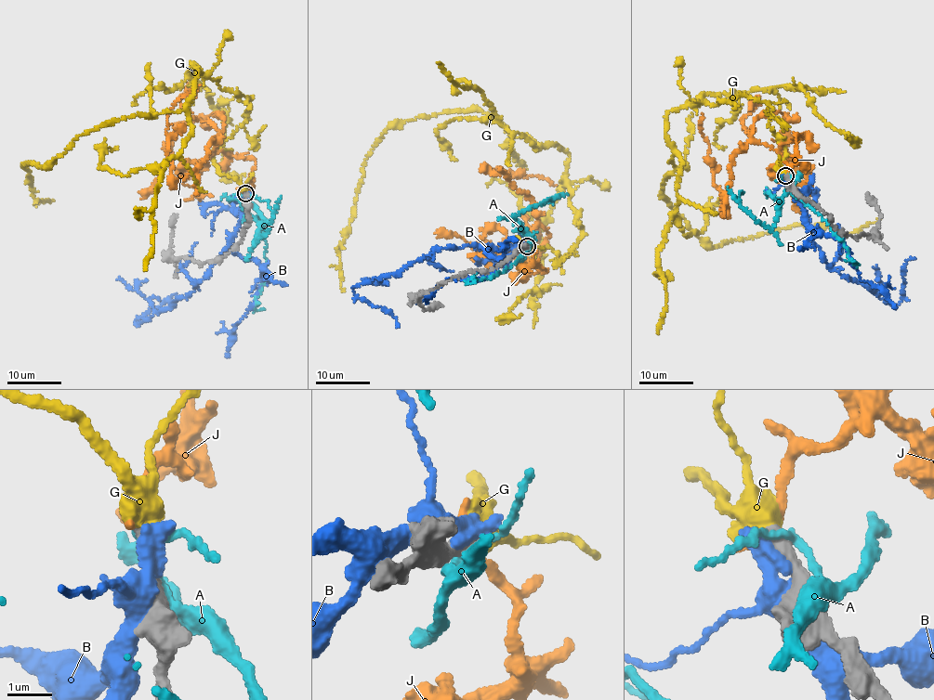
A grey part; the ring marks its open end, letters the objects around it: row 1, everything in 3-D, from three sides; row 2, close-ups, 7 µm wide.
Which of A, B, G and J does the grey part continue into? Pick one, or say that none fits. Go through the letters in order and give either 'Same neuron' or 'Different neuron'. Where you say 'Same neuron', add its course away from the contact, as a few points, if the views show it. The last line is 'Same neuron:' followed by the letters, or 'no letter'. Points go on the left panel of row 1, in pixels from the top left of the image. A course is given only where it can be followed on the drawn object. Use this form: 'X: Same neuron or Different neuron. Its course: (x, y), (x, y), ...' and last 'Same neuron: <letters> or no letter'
A: Different neuron
B: Different neuron
G: Same neuron. Its course: (245, 193), (212, 154), (249, 99), (200, 71), (185, 108), (23, 164), (36, 200), (53, 200)
J: Different neuron
Same neuron: G

